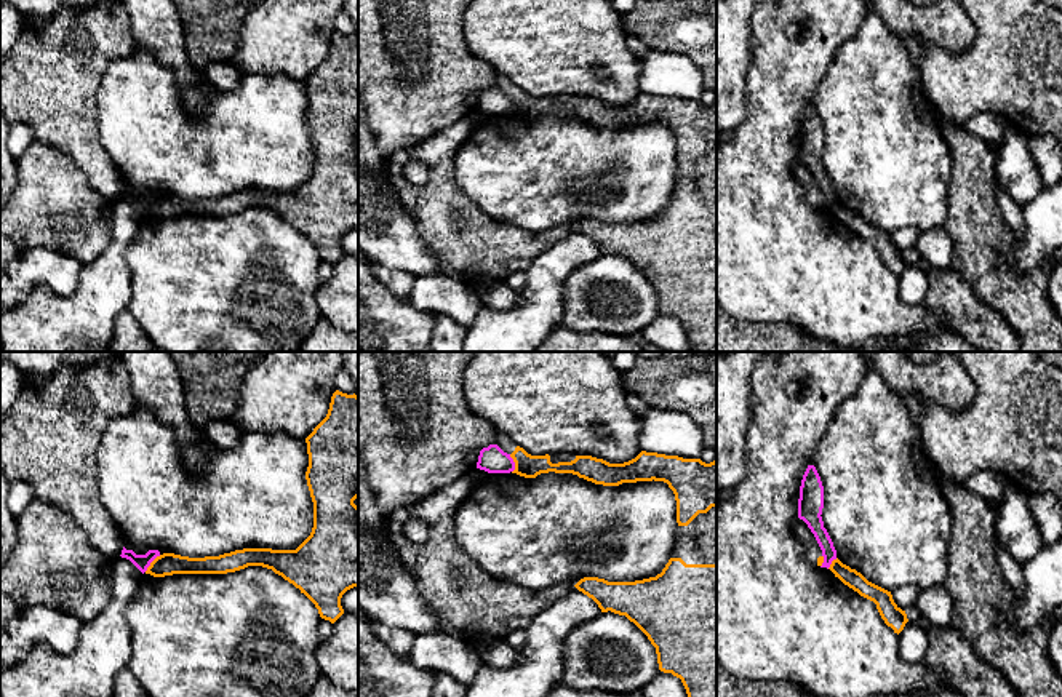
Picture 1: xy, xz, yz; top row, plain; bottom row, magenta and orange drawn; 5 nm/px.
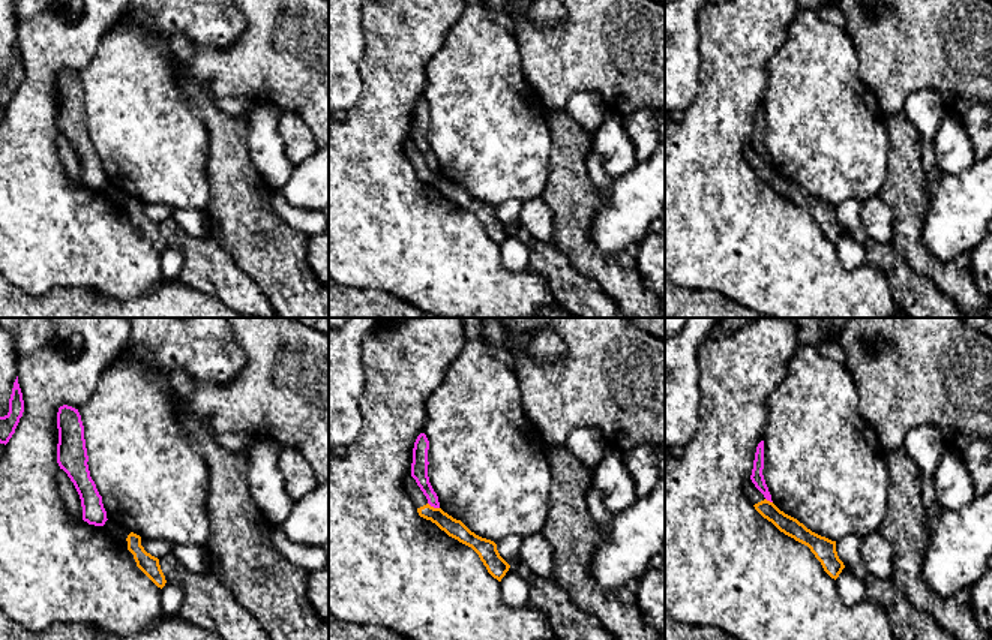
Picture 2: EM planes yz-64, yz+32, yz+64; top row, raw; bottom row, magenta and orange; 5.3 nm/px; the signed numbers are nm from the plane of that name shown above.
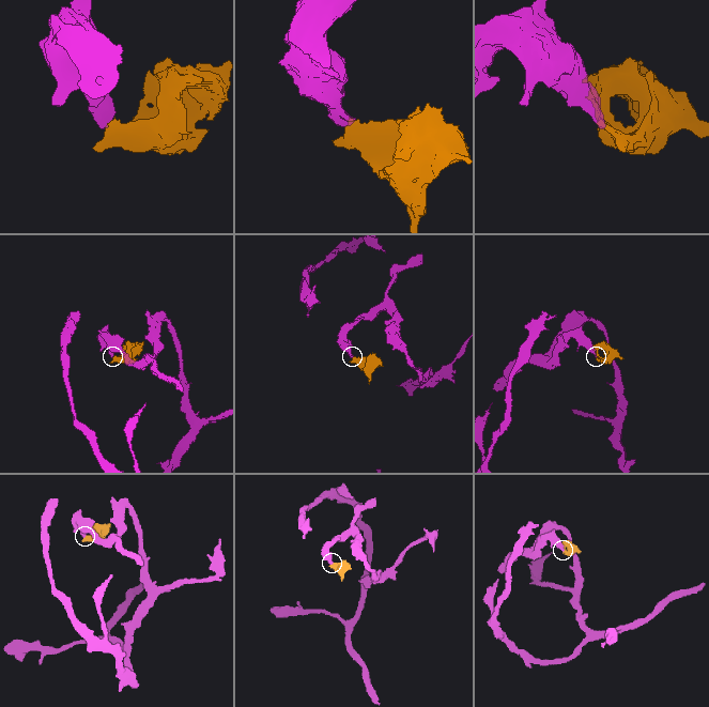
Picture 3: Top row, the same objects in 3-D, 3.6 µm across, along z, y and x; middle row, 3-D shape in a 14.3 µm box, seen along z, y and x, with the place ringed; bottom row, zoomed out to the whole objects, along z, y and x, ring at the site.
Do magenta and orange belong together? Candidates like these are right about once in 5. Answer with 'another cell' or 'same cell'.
another cell

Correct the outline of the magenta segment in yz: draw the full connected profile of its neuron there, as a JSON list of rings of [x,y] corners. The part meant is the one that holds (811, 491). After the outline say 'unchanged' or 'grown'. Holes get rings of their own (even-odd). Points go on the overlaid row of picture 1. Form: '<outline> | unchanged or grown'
[[[808,465],[800,486],[798,518],[808,524],[822,550],[824,563],[820,568],[828,569],[832,561],[836,560],[836,550],[824,528],[822,508],[824,486],[820,476],[814,465]]] | unchanged

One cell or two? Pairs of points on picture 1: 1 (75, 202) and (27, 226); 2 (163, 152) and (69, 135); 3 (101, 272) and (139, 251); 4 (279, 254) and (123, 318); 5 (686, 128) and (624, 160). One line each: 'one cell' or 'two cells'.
1: one cell
2: two cells
3: two cells
4: two cells
5: two cells

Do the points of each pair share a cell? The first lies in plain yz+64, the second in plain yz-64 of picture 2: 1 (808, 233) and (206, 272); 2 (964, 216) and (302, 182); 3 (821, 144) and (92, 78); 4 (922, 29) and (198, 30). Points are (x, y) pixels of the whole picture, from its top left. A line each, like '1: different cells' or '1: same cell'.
1: different cells
2: same cell
3: same cell
4: different cells

